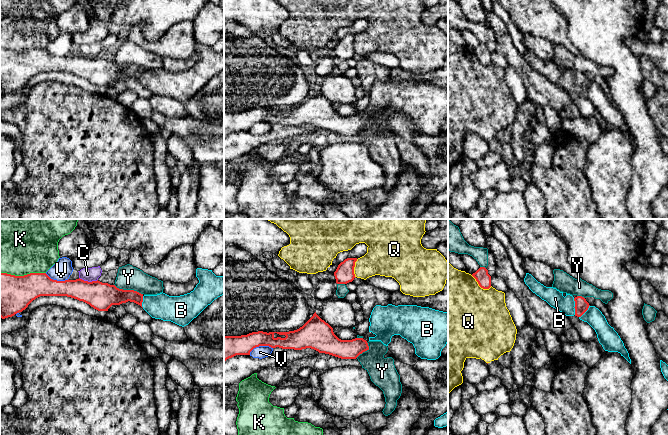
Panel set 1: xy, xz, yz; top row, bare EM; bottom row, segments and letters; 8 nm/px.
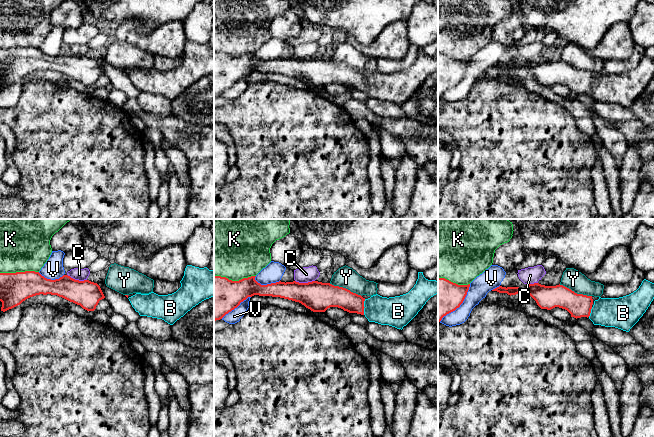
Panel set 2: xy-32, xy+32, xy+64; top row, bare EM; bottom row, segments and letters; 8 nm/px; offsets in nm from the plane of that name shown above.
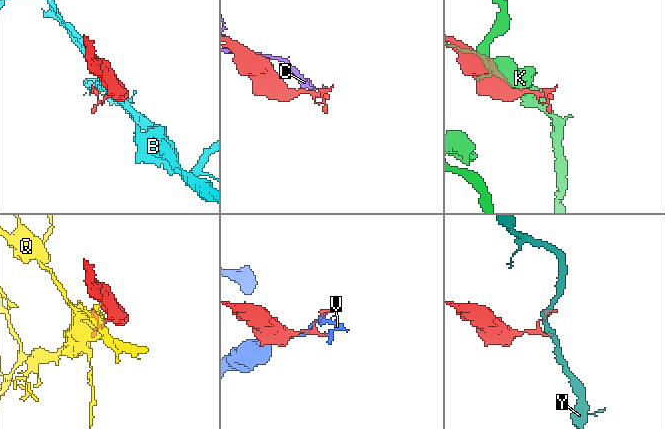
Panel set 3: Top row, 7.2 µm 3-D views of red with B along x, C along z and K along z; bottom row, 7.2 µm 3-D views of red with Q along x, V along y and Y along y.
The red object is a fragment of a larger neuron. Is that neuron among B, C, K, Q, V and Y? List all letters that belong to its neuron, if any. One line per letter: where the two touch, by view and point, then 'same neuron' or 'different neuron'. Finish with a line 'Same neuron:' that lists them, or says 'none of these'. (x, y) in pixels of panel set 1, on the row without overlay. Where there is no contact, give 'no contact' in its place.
B: yz (575, 82) | same neuron
C: xy (87, 57) | different neuron
K: xy (24, 51) | different neuron
Q: yz (480, 62) | different neuron
V: xz (260, 121) | different neuron
Y: xy (128, 66) | different neuron
Same neuron: B

